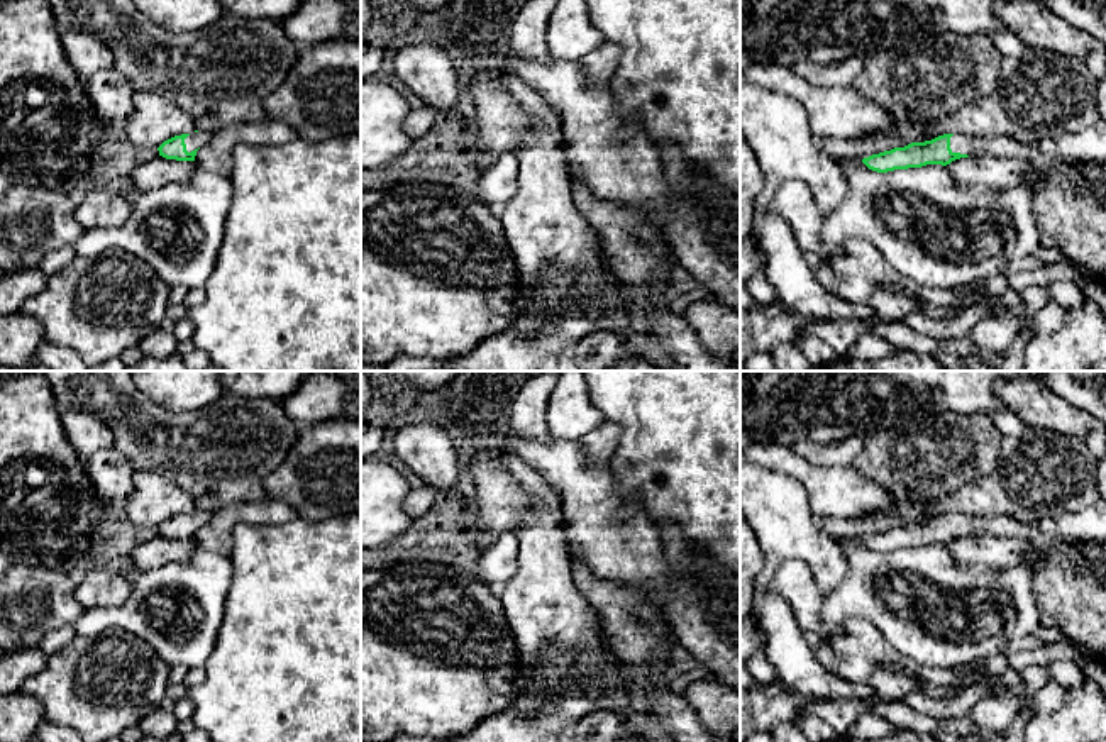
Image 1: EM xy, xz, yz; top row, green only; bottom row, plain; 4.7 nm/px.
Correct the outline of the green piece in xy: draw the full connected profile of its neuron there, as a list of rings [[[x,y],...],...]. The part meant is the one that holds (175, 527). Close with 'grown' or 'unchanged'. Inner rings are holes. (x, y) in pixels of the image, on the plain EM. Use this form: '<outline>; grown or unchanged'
[[[195,510],[193,513],[181,513],[164,520],[158,530],[159,535],[176,540],[195,540],[196,530],[207,523],[210,512]]]; grown

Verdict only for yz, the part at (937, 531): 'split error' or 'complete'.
split error

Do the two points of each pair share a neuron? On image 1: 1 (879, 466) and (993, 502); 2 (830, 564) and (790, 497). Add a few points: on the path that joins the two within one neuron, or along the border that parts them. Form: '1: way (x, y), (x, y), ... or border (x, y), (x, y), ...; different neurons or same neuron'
1: border (993, 471), (944, 497), (918, 500); different neurons
2: way (813, 548), (790, 524), (790, 514); same neuron

